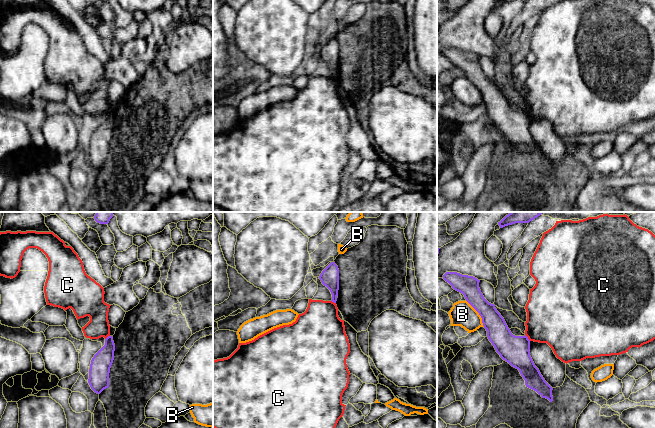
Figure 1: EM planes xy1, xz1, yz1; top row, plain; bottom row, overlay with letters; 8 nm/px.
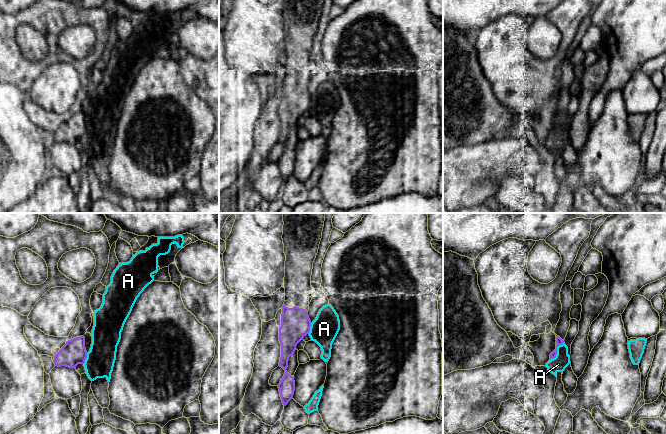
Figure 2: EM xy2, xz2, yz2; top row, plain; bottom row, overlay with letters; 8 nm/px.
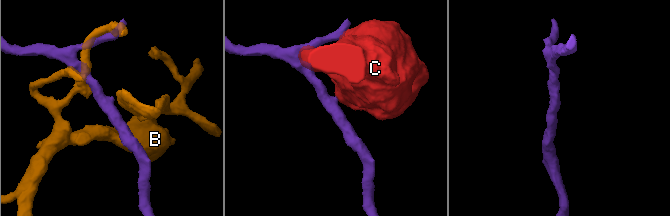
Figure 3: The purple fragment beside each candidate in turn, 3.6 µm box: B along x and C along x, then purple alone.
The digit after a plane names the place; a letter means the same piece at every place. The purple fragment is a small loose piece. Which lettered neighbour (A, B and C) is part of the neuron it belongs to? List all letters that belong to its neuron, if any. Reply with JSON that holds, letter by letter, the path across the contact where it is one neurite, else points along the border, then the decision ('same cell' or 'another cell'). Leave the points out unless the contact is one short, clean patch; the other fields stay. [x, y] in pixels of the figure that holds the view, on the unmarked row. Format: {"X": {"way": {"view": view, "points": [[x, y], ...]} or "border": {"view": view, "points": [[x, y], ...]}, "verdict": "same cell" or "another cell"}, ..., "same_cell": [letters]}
{"A": {"border": {"view": "yz2", "points": [[563, 118], [557, 123], [557, 130], [550, 136]]}, "verdict": "another cell"}, "B": {"border": {"view": "yz1", "points": [[465, 76], [478, 89], [484, 102]]}, "verdict": "another cell"}, "C": {"border": {"view": "yz1", "points": [[525, 110], [530, 116]]}, "verdict": "another cell"}, "same_cell": []}

